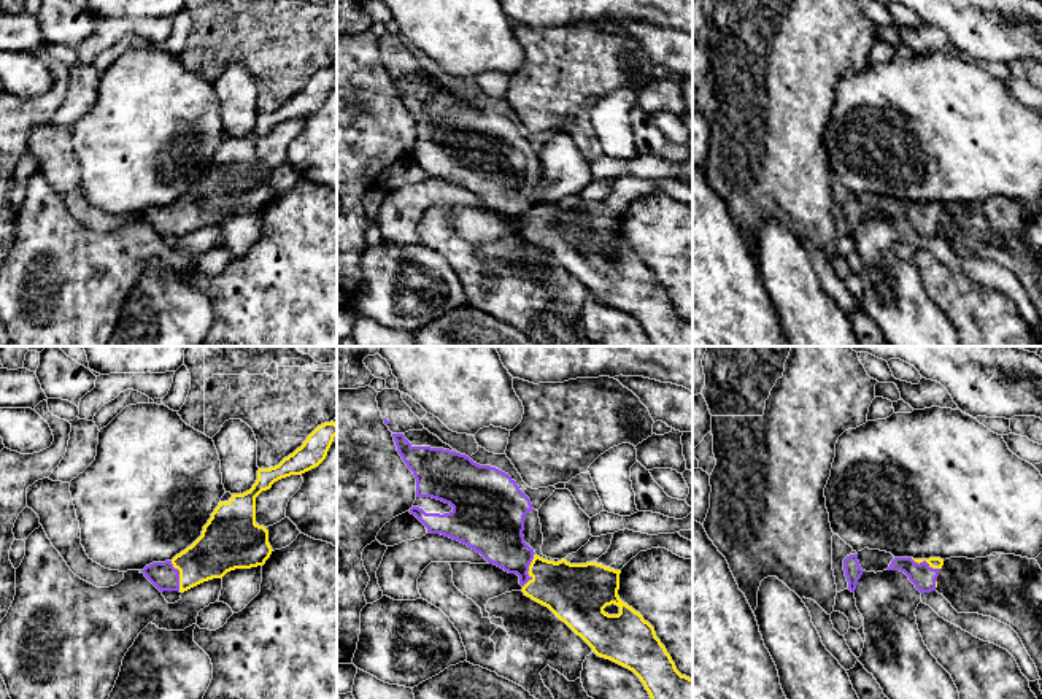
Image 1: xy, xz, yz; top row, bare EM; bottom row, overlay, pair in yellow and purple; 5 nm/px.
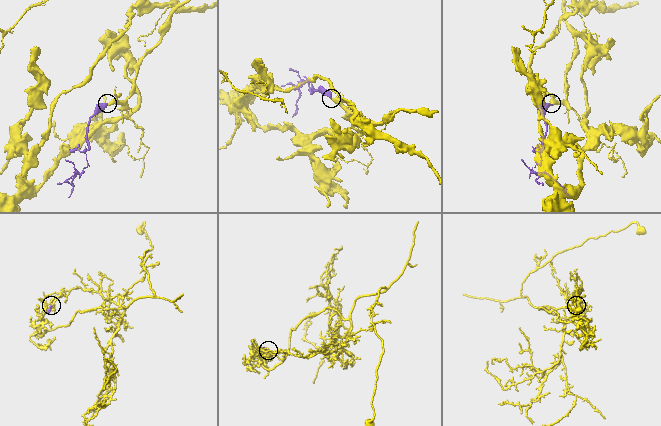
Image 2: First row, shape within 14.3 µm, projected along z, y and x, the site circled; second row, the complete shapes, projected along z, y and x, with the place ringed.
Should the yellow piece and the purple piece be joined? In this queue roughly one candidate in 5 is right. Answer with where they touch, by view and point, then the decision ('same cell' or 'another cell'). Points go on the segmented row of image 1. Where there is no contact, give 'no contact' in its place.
xz (529, 571) | same cell

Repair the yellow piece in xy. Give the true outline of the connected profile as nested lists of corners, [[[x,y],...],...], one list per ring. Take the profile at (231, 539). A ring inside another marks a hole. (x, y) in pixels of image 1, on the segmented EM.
[[[334,421],[318,426],[300,448],[278,465],[259,469],[253,488],[219,502],[202,535],[172,561],[152,562],[141,572],[160,591],[184,593],[235,569],[264,566],[272,554],[268,531],[256,523],[256,497],[281,478],[318,467],[337,435]]]

